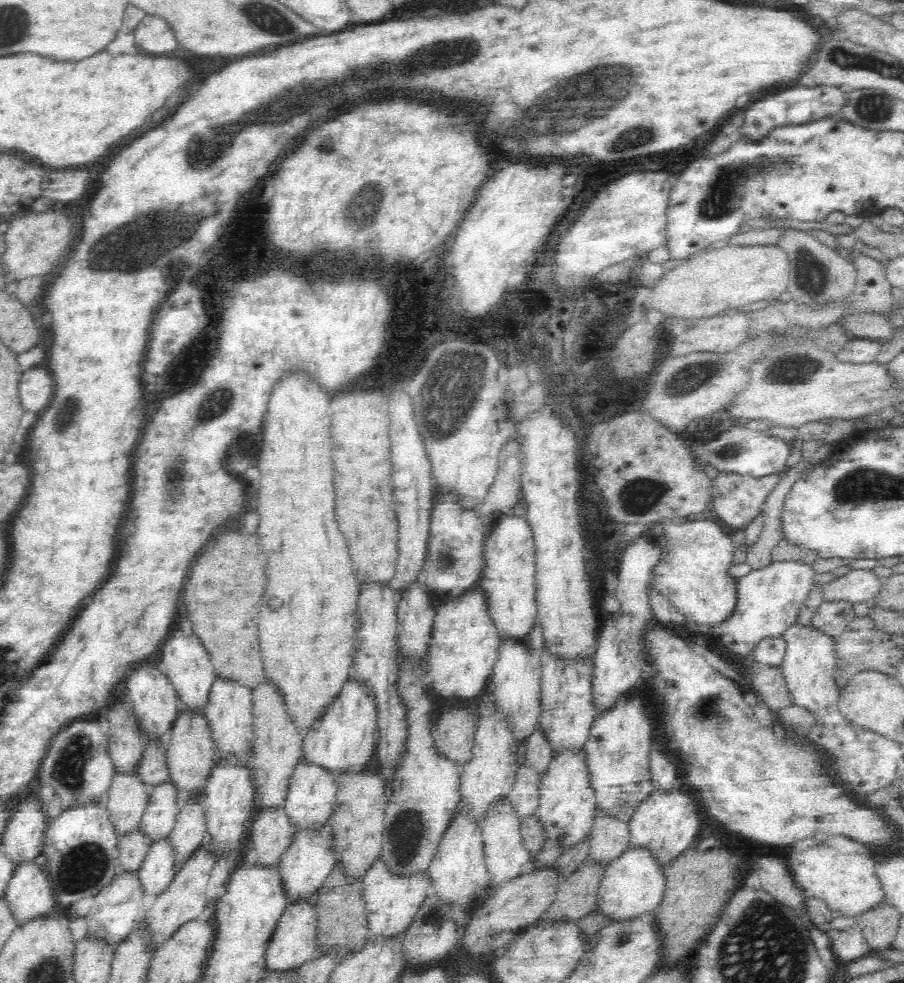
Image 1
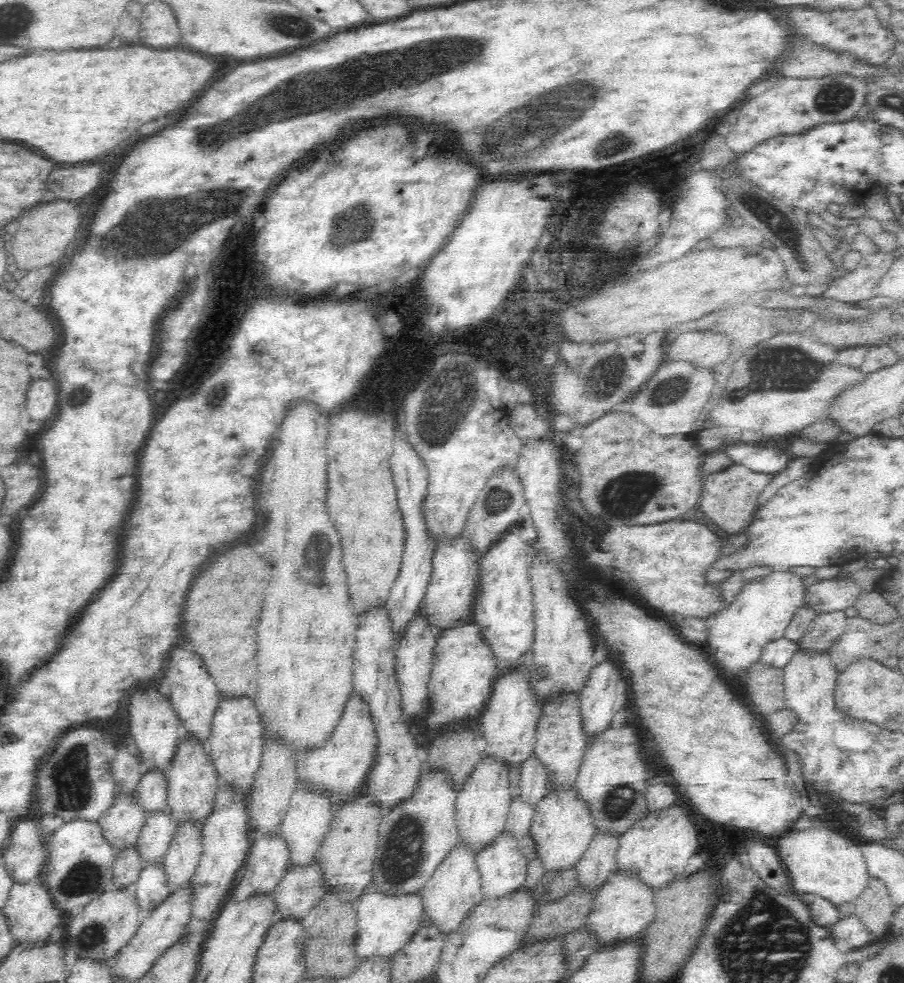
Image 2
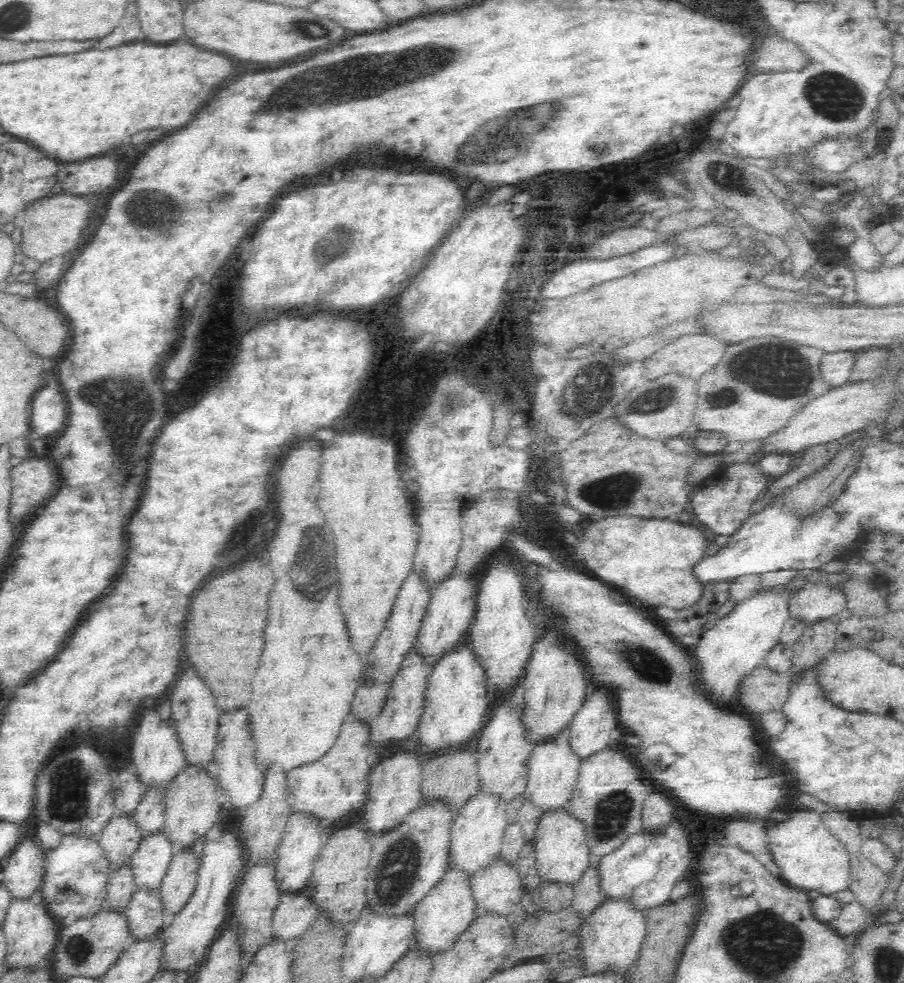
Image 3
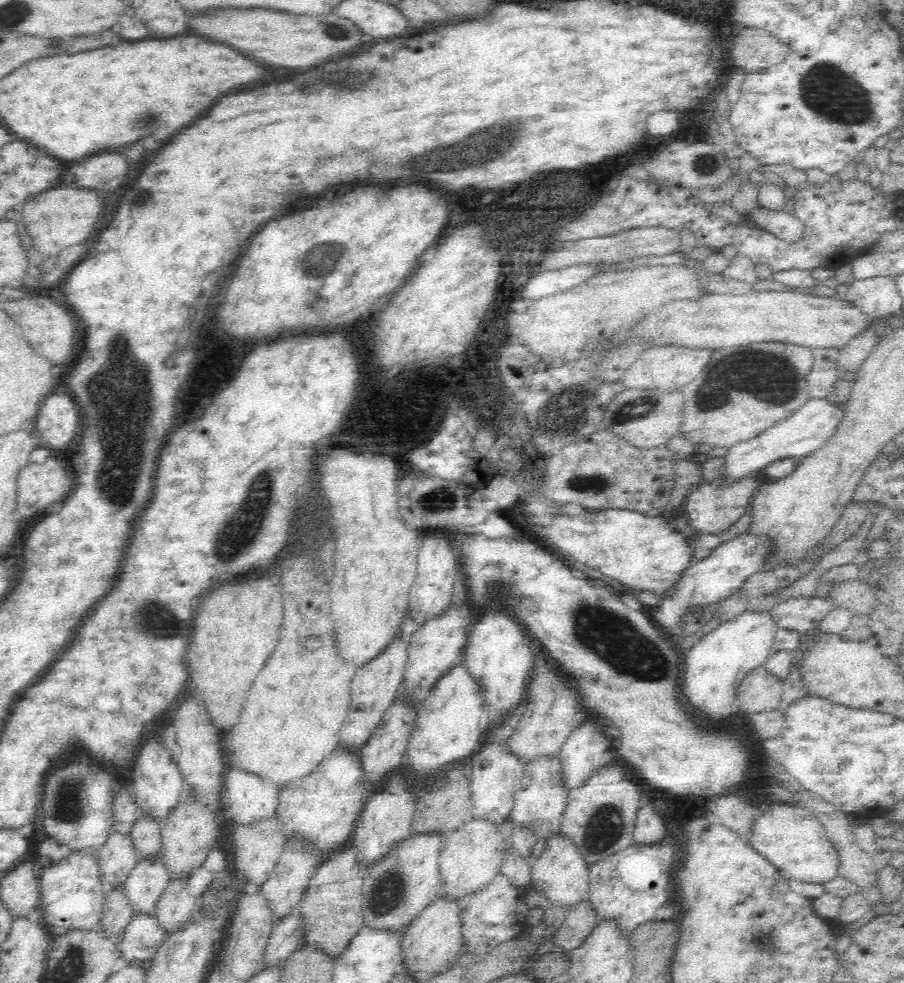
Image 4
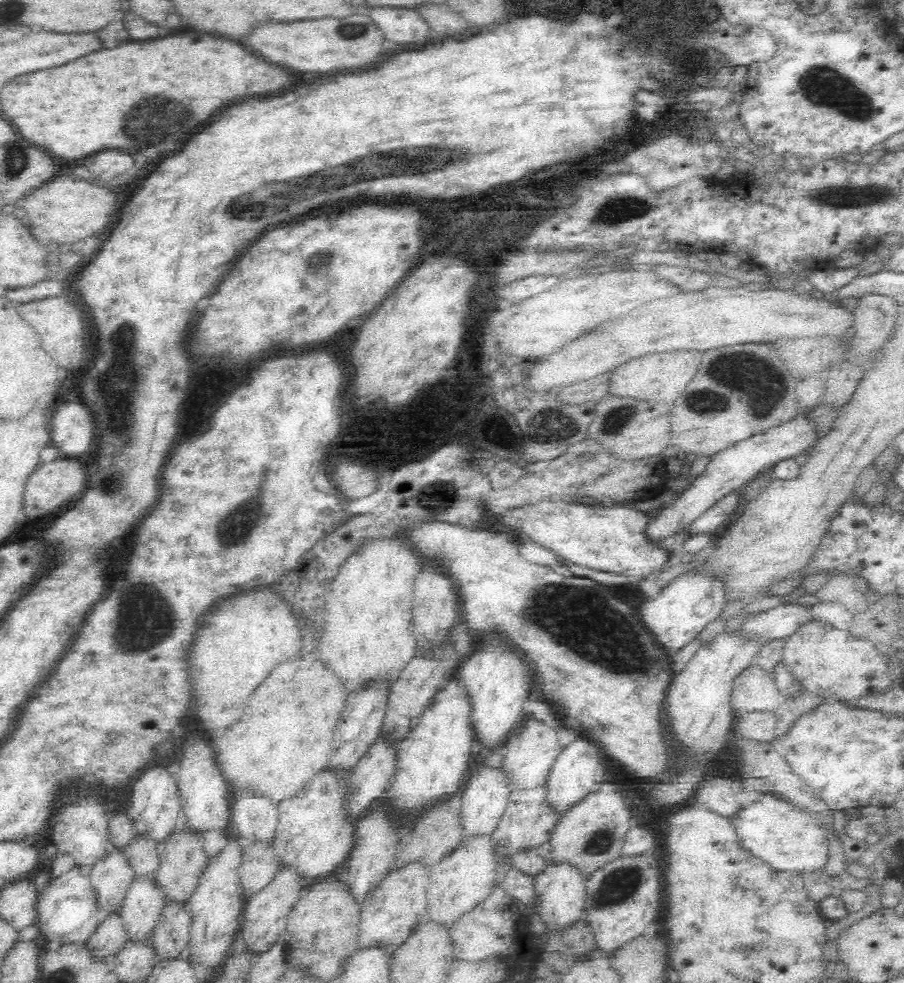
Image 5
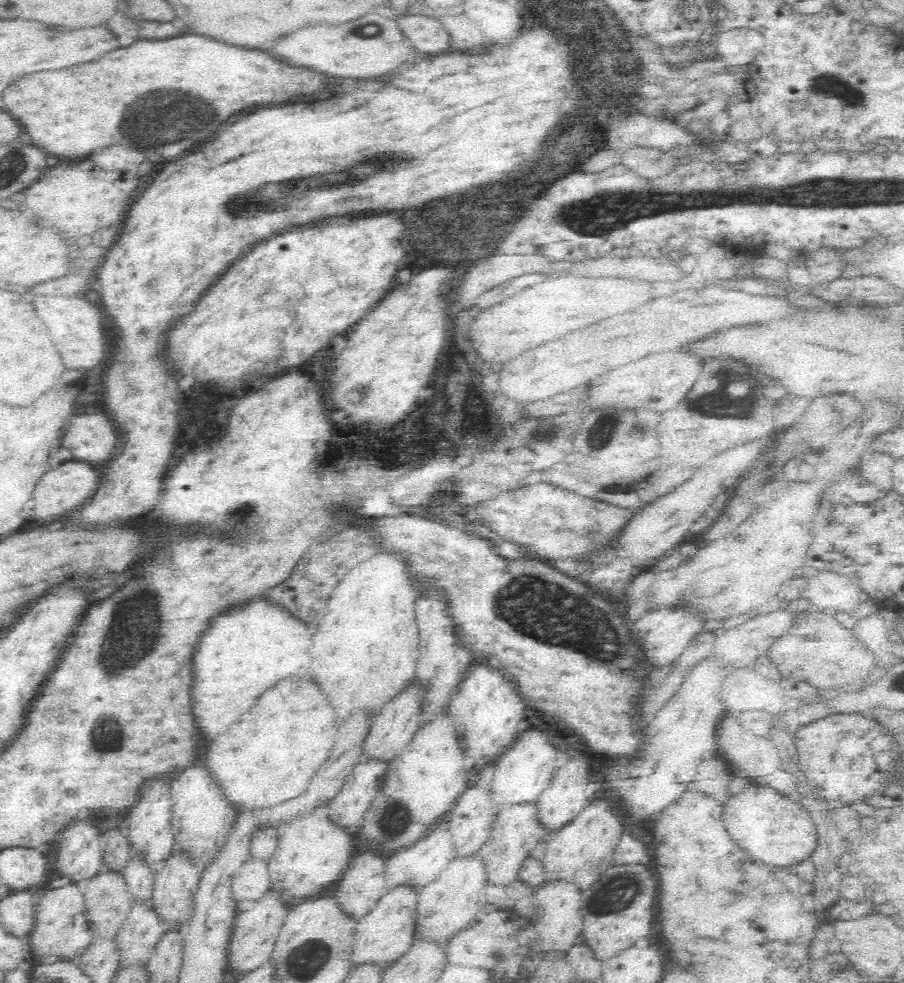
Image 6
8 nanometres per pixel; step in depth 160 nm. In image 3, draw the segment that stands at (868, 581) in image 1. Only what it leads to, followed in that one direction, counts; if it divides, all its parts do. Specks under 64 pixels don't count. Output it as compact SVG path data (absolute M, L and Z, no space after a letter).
M826 582L804 585L793 591L786 600L788 618L804 623L804 626L826 620L846 609L846 597L839 587Z

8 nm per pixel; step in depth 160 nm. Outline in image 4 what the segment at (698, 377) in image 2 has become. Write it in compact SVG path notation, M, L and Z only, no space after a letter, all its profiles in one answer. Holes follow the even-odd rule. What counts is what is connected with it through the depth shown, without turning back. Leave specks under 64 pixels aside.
M624 390L624 392L618 392L614 396L614 400L608 404L608 408L606 408L606 412L603 414L604 420L602 420L602 426L600 426L599 430L614 432L620 440L626 441L630 446L640 448L640 450L658 448L658 446L666 444L678 432L680 420L682 420L682 402L684 402L684 398L678 392L672 392L672 394L648 392L648 390ZM642 398L648 400L650 403L646 402L637 405L636 402L630 408L628 402L642 400ZM638 414L640 416L633 418L633 415Z

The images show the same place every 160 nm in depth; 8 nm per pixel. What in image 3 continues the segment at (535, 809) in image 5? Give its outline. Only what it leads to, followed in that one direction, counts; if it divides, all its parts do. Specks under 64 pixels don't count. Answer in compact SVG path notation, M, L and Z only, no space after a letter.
M568 729L554 737L552 741L544 741L542 744L534 745L527 762L528 782L526 782L526 790L520 800L522 804L526 803L534 806L534 809L538 809L541 816L545 816L546 813L557 813L566 808L575 792L580 761L578 761L578 757L574 757L574 753L570 752L567 735Z

